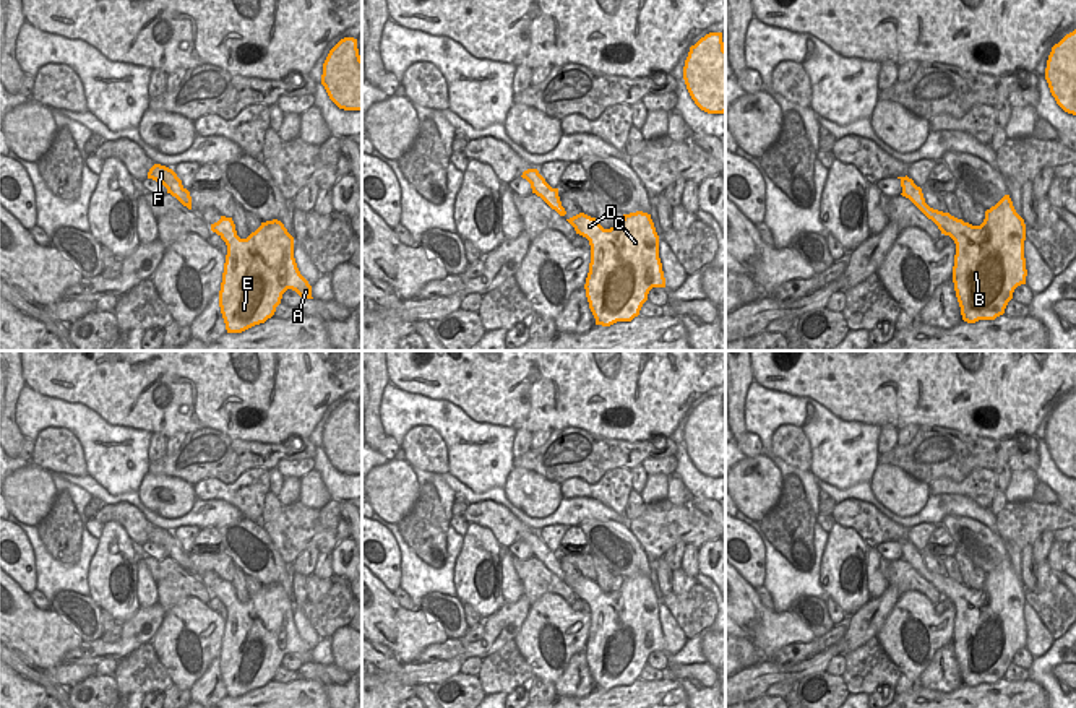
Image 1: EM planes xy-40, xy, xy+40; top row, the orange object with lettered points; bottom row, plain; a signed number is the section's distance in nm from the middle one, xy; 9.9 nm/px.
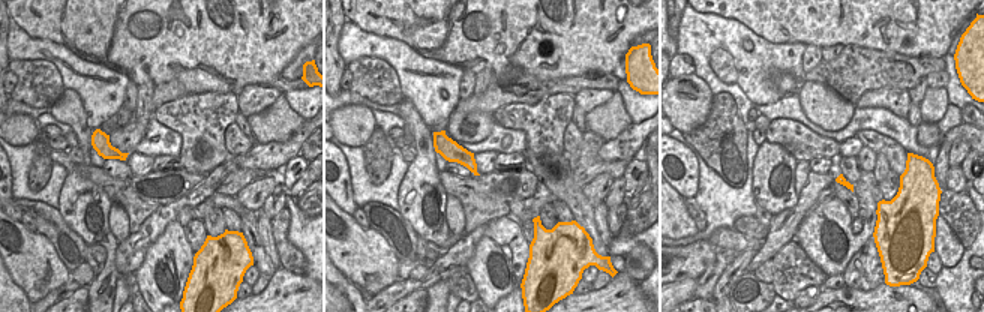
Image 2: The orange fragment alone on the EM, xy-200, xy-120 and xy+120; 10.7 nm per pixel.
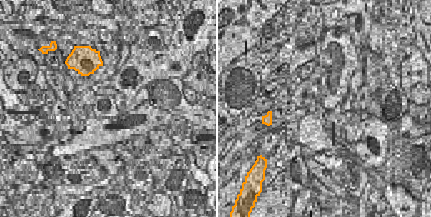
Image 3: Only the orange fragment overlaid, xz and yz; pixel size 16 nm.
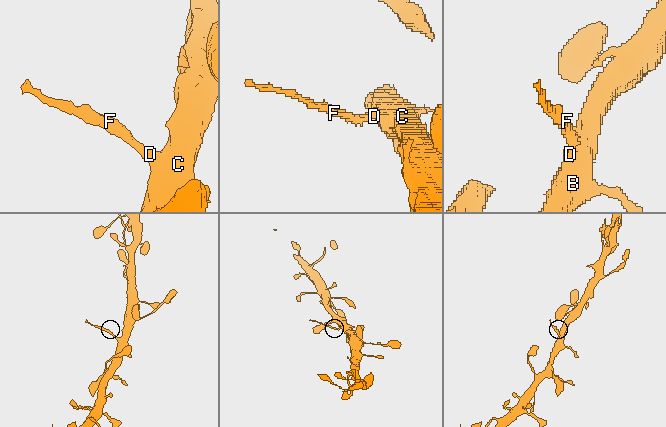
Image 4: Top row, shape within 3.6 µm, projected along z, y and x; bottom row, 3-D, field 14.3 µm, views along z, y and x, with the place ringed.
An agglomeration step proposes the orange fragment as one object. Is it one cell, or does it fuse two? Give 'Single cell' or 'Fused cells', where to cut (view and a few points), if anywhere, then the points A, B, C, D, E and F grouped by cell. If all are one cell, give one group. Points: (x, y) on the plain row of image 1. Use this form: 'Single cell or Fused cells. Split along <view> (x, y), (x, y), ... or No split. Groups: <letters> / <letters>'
Fused cells. Split along xy+40 (946, 577), (946, 583), (938, 591). Groups: A B C D E / F.

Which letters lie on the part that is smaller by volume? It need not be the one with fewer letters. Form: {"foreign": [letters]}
{"foreign": ["F"]}

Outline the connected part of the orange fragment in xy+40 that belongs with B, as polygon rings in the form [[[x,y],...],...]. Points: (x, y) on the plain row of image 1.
[[[1005,559],[985,575],[980,589],[972,589],[946,576],[946,586],[938,593],[956,607],[953,646],[962,684],[975,687],[1003,679],[1014,653],[1026,648],[1027,640],[1024,622],[1026,588],[1016,576],[1009,559]]]

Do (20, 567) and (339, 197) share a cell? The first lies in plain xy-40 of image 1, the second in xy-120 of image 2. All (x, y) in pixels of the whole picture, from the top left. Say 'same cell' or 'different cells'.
same cell

